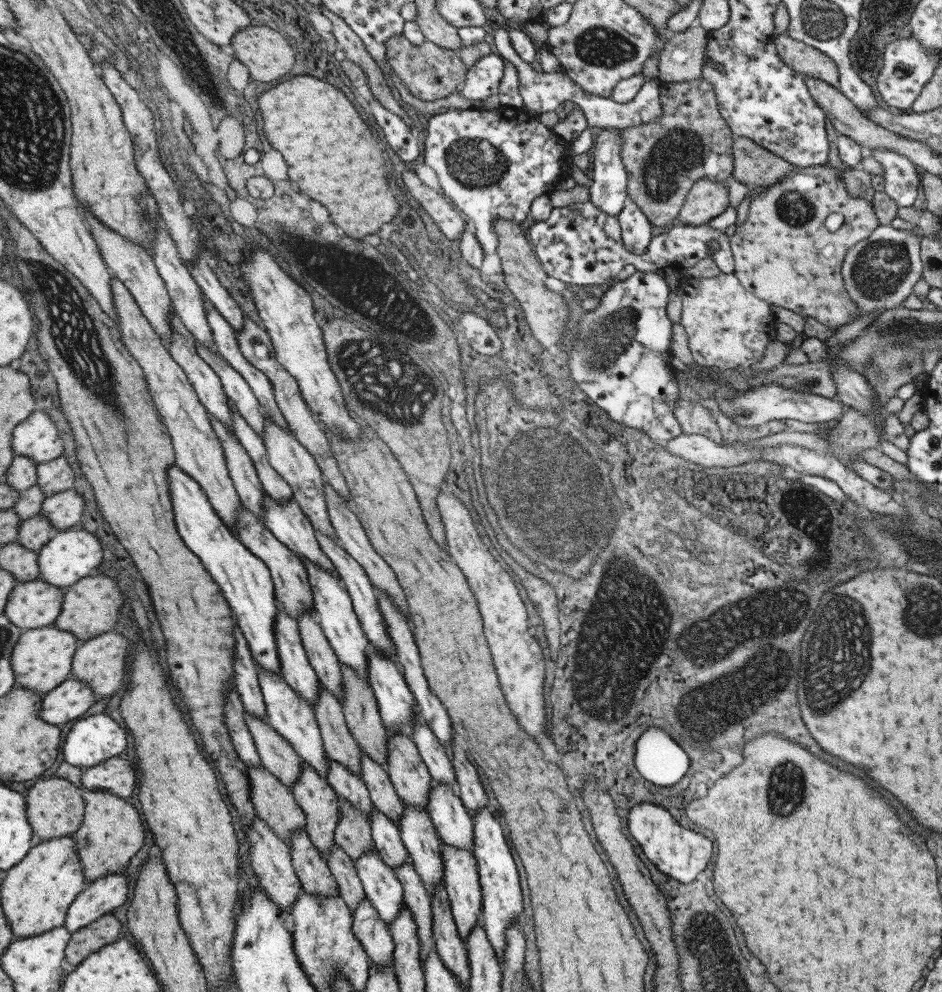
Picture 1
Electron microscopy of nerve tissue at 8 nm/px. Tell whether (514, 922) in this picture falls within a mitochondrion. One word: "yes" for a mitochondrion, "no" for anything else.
no

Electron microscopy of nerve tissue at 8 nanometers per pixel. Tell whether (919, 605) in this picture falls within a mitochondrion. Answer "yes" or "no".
yes

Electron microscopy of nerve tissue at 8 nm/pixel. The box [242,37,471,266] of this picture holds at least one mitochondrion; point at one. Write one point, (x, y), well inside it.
(306, 251)

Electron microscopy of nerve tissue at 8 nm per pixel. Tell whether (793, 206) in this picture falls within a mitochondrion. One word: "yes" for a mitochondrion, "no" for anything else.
yes

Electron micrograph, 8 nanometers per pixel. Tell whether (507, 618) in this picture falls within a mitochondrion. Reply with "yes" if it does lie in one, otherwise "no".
no

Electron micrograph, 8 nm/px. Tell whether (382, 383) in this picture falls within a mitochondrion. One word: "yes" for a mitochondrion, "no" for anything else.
yes

